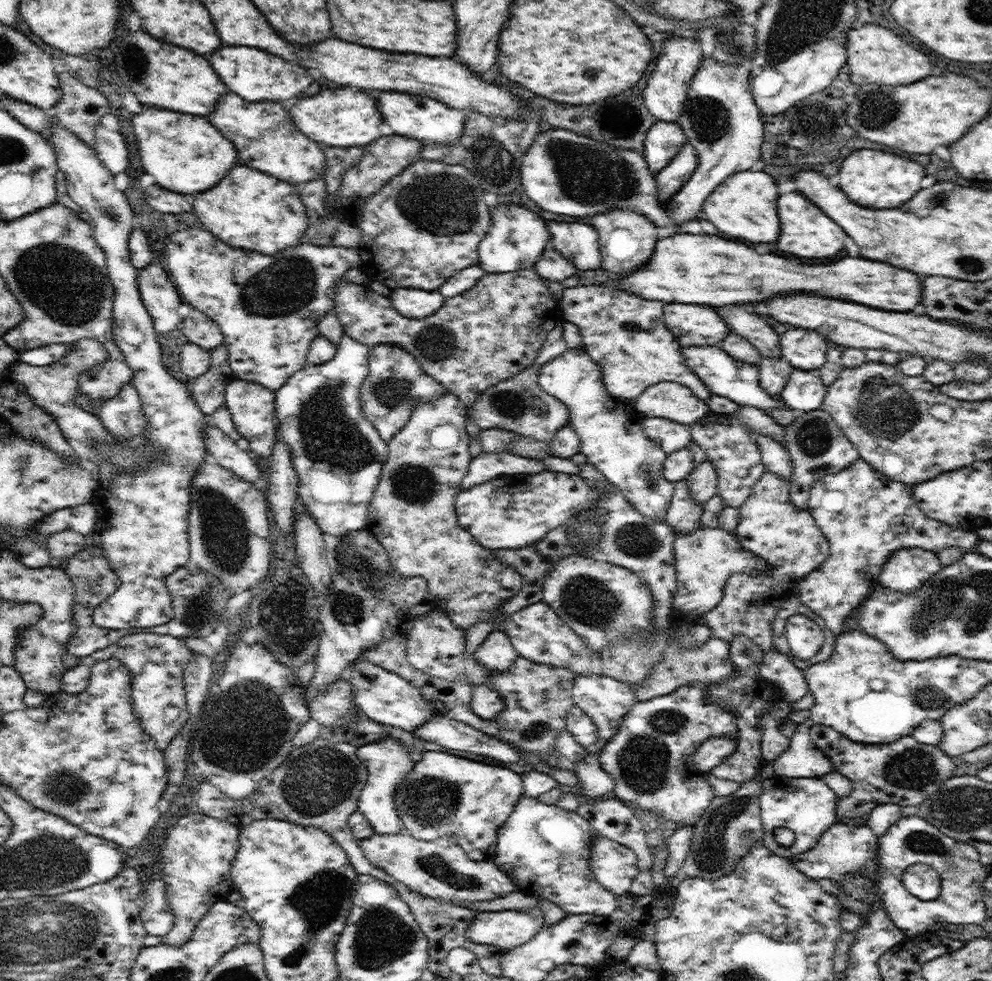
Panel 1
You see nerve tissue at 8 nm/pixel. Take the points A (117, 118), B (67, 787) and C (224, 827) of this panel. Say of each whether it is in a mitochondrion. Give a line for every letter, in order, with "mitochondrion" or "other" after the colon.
A: other
B: mitochondrion
C: other

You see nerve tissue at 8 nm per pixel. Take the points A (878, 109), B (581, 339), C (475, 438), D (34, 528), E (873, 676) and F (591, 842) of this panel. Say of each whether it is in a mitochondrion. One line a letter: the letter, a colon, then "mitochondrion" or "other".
A: mitochondrion
B: other
C: other
D: other
E: other
F: other

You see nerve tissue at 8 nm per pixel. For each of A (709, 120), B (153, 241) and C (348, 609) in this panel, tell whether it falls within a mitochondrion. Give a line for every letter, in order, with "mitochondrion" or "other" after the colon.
A: mitochondrion
B: other
C: mitochondrion

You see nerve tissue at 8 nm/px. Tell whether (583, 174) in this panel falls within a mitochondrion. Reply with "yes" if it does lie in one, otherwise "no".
yes

